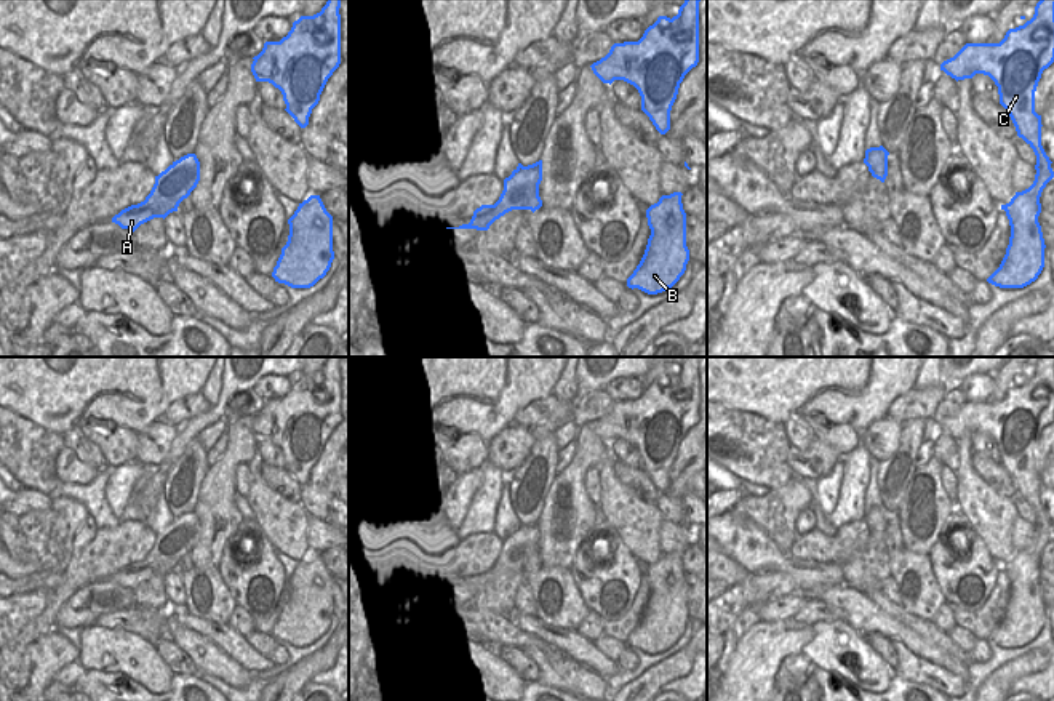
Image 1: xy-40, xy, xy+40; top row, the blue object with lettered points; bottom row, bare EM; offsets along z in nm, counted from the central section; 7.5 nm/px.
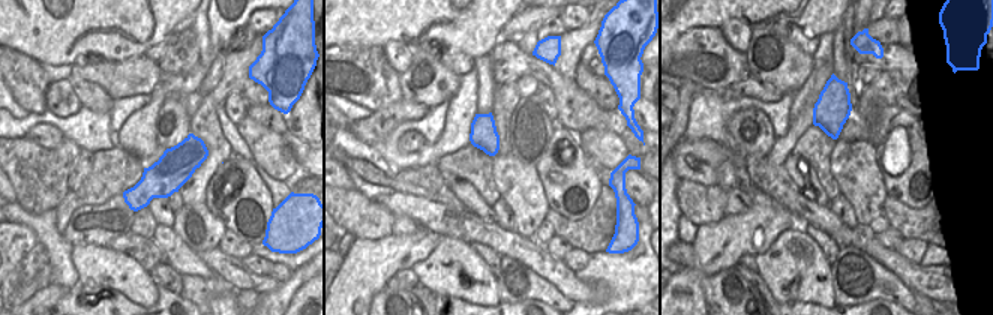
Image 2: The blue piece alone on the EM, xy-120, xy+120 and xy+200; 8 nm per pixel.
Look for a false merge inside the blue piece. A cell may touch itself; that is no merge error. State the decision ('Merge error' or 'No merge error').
Merge error

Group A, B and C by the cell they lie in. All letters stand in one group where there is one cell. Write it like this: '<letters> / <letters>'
A / B C

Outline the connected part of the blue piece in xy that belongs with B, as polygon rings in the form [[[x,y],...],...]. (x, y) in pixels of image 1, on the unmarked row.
[[[681,551],[662,554],[646,568],[651,594],[640,623],[627,637],[629,647],[657,653],[672,647],[685,632],[689,608],[681,554]]]

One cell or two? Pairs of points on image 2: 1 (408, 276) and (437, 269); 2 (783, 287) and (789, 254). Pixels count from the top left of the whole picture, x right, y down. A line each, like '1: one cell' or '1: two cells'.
1: two cells
2: one cell

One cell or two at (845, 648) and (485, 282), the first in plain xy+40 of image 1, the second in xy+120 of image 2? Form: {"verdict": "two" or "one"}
{"verdict": "one"}

